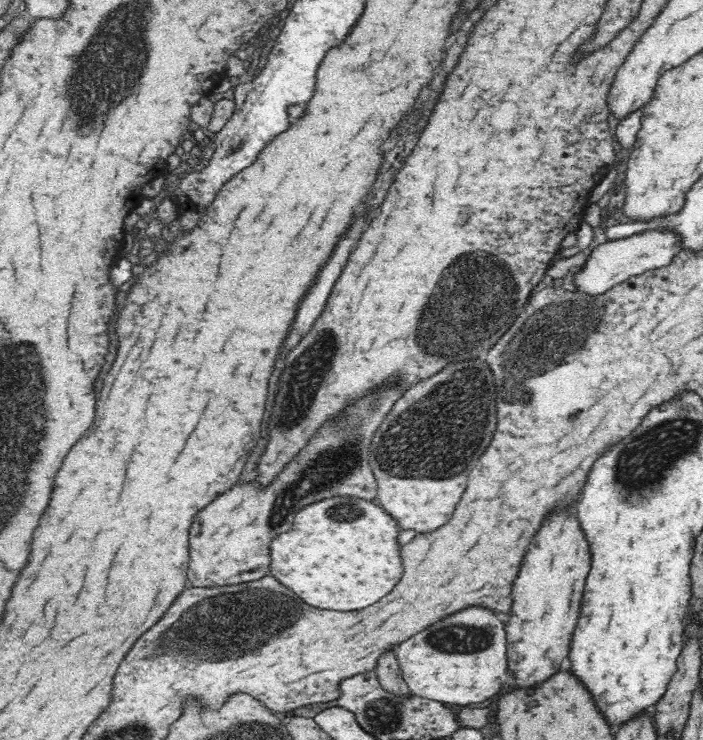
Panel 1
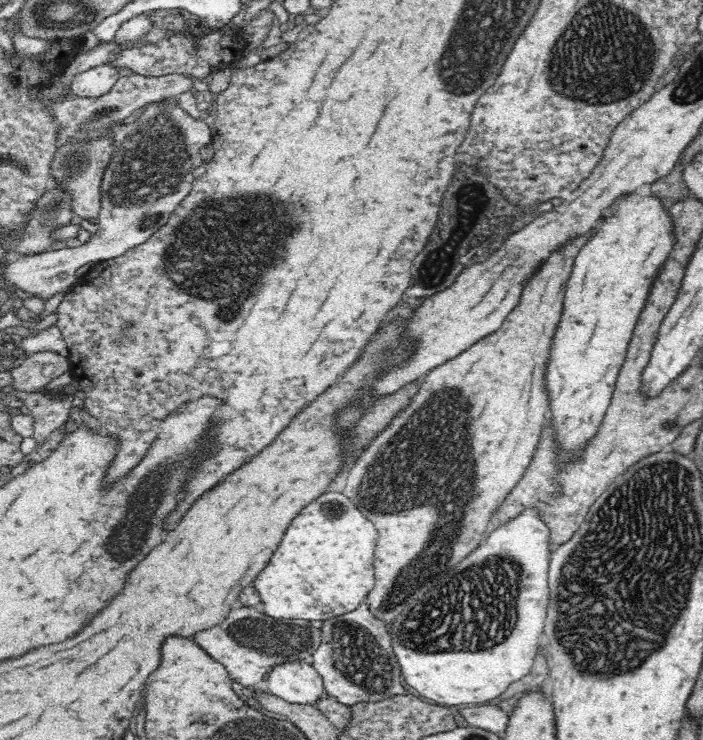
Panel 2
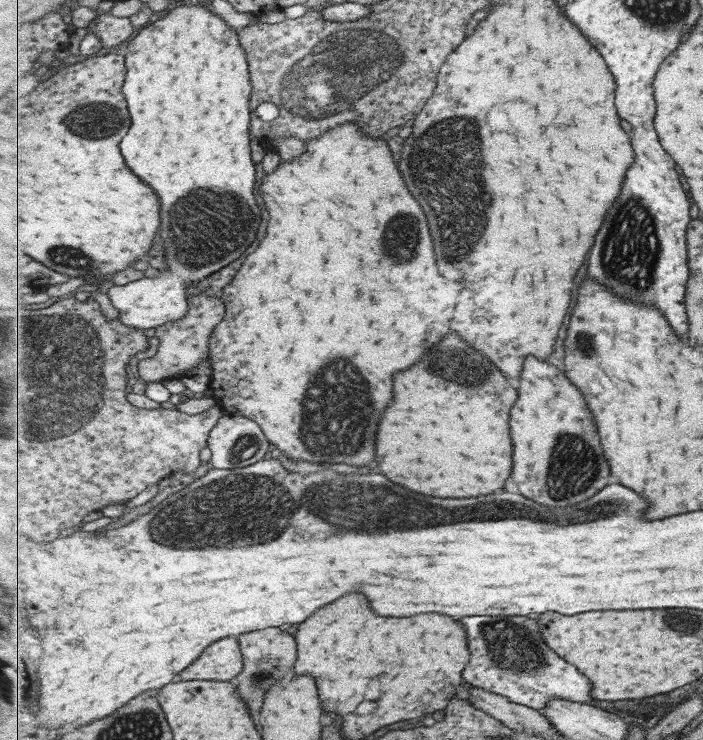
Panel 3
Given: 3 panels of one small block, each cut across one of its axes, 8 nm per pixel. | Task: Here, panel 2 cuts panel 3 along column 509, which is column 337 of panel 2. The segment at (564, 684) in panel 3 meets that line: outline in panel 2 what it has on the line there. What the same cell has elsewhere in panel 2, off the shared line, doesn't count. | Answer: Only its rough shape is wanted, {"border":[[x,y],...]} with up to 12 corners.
{"border":[[362,604],[324,621],[312,666],[346,706],[407,692]]}

